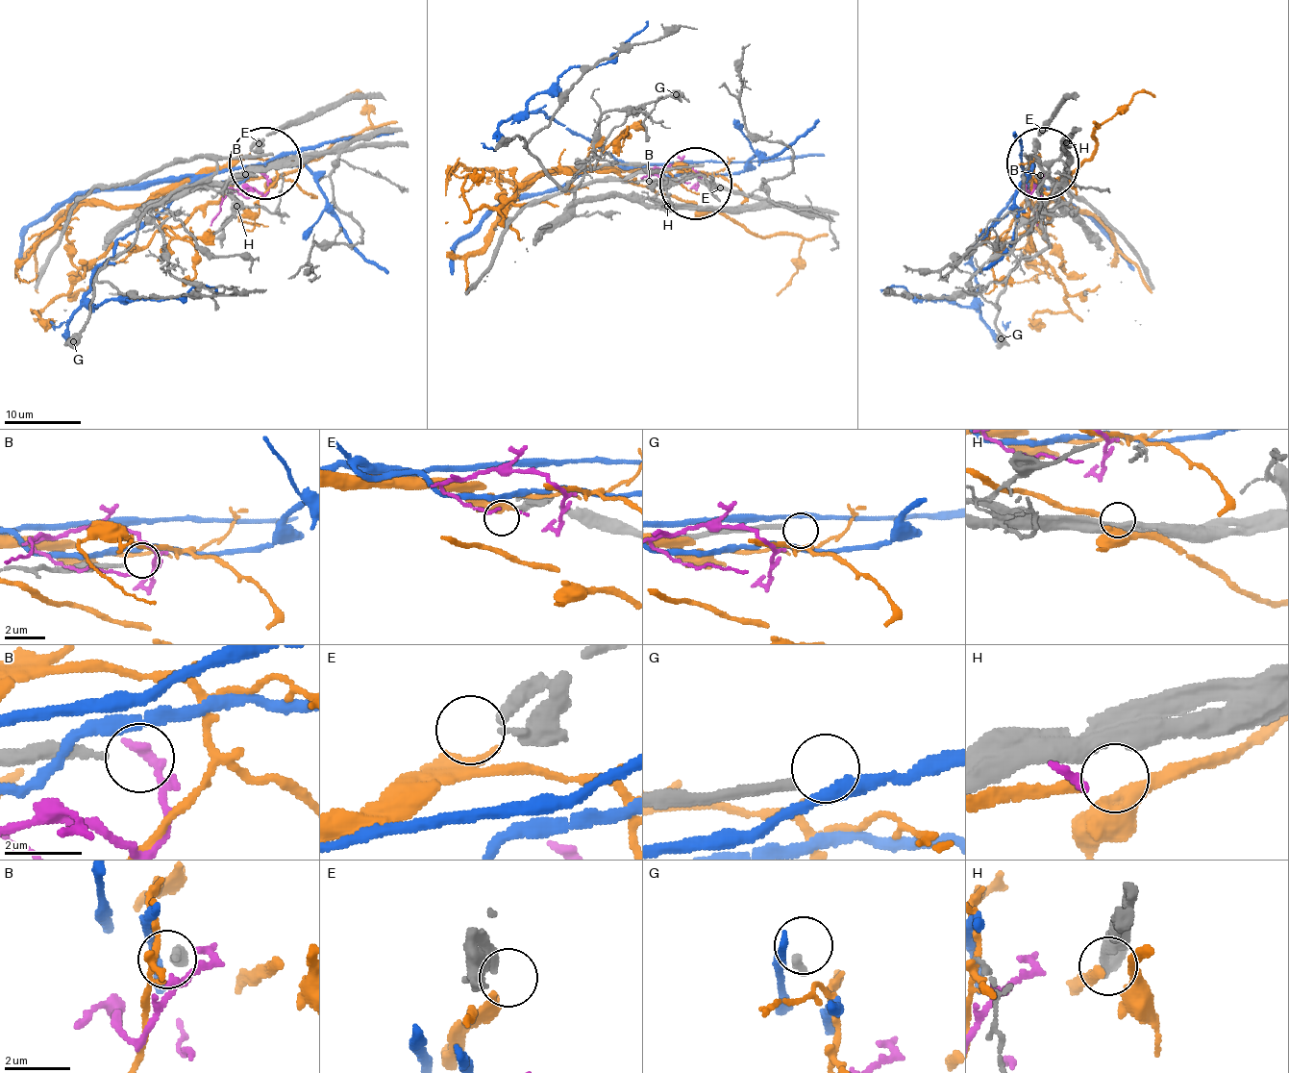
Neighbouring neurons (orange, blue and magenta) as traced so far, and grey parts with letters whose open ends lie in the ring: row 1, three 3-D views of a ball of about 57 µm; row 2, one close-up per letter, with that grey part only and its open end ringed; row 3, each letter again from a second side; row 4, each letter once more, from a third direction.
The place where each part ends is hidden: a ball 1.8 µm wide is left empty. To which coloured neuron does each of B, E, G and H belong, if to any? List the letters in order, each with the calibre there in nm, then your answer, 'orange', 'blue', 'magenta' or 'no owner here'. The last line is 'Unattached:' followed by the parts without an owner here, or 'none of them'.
B: 190 nm | no owner here
E: 360 nm | orange
G: 240 nm | no owner here
H: 360 nm | no owner here
Unattached: B, G, H

